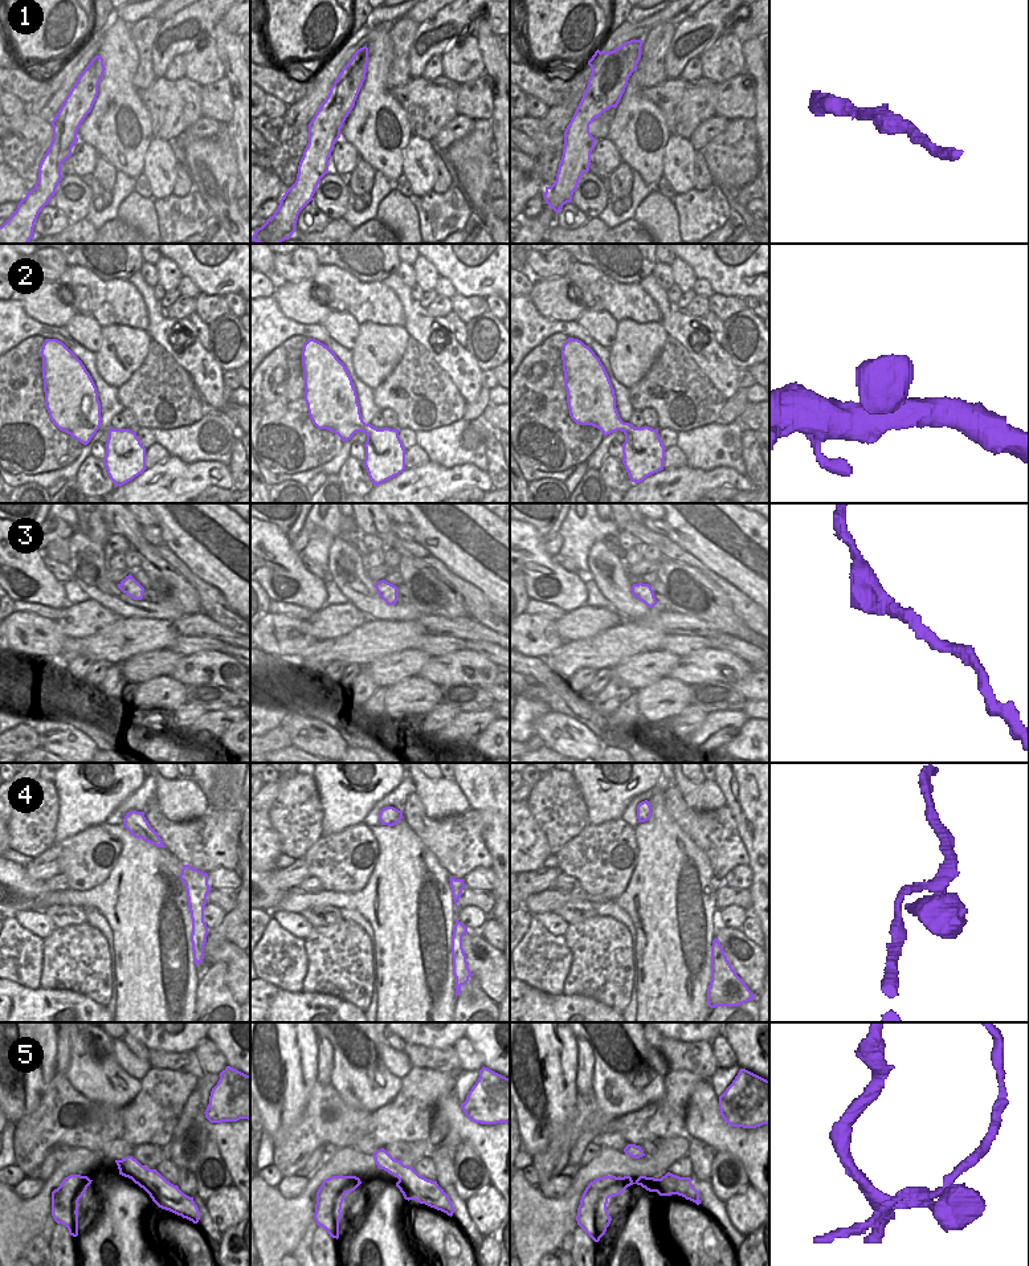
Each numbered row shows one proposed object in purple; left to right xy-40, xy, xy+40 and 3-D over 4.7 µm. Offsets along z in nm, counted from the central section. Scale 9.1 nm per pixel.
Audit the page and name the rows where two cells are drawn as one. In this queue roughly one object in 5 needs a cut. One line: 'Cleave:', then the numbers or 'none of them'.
Cleave: 5

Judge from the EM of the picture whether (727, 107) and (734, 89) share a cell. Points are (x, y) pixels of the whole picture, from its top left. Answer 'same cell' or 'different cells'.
same cell

